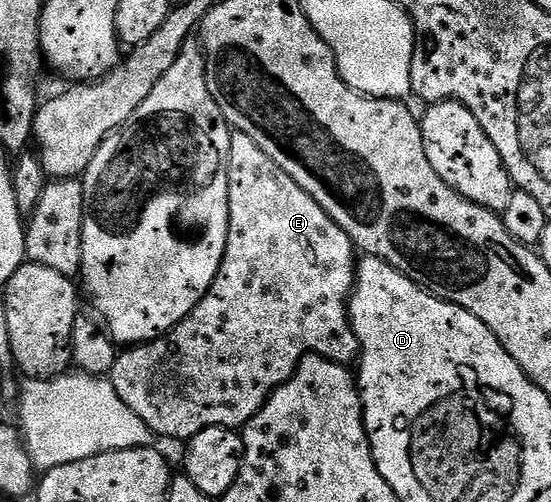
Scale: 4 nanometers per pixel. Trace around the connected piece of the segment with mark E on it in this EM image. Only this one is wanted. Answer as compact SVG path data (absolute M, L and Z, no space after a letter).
M234 131L229 155L229 233L219 274L211 290L201 299L199 306L195 306L195 310L186 320L179 322L166 336L158 336L147 344L126 347L118 355L111 373L115 394L123 398L126 406L154 434L158 437L166 436L169 440L188 442L195 434L208 428L244 429L265 405L269 395L280 384L286 384L293 377L297 363L305 356L322 356L346 366L352 365L358 359L361 347L355 338L353 327L349 325L349 297L353 295L357 282L358 263L359 256L355 251L353 239L330 218L327 210L323 210L323 206L319 206L319 202L315 202L315 198L311 198L311 194L307 194L307 190L303 190L303 186L299 186L299 182L295 182L291 174L283 174L283 170L279 170L279 166L275 166L275 162L271 162L271 158L267 158L267 154L263 154L263 150L259 150L259 146L251 138L247 138L247 134Z

